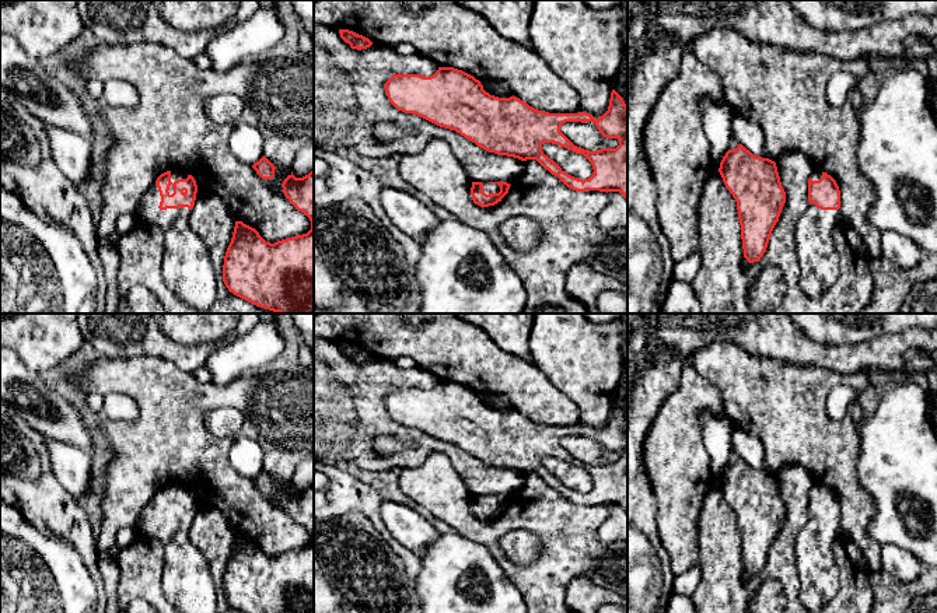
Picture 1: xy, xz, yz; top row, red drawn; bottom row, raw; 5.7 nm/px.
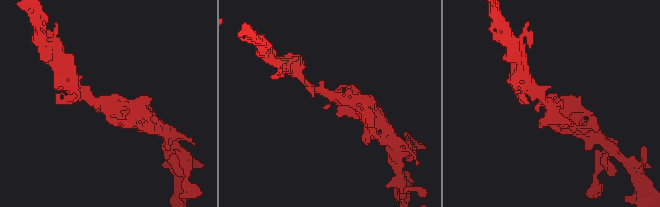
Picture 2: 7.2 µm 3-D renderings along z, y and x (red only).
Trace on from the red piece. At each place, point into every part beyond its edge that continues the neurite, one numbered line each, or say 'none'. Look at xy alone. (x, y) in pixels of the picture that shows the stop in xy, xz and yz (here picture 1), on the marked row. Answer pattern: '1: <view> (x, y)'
1: xy (186, 270)

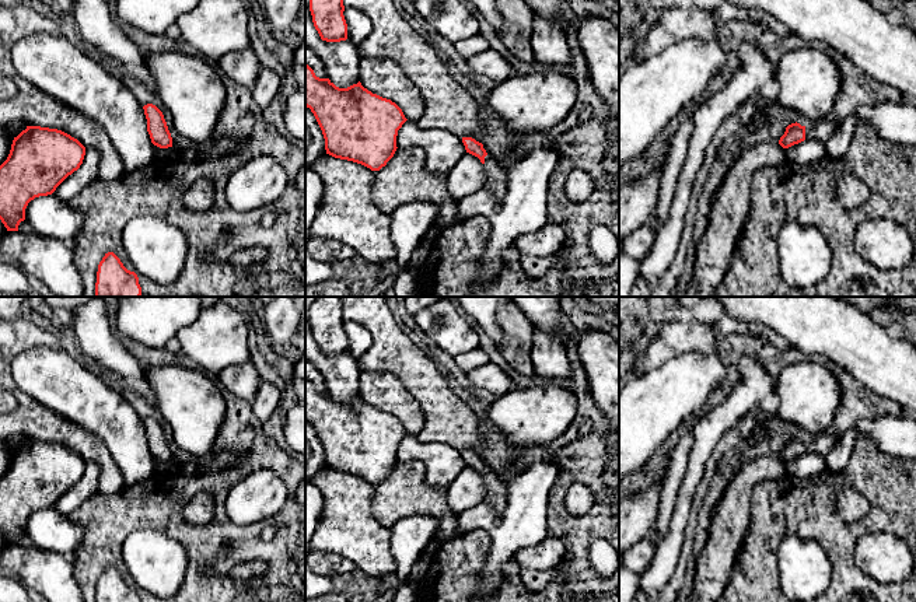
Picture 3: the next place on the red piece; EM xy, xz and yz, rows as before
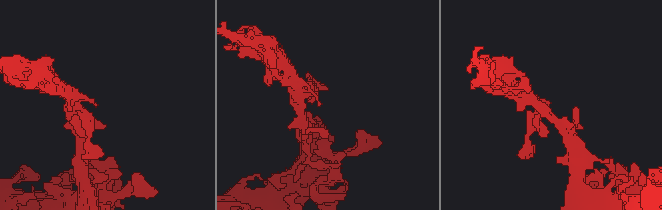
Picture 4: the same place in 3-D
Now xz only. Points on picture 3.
1: xz (495, 182)

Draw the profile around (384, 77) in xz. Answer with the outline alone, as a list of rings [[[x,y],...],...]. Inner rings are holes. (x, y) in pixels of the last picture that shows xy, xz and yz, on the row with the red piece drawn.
[[[361,59],[360,83],[373,94],[395,102],[408,120],[417,120],[424,111],[420,91],[394,60]]]

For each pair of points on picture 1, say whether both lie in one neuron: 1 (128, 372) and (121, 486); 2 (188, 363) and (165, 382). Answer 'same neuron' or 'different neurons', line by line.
1: same neuron
2: different neurons

